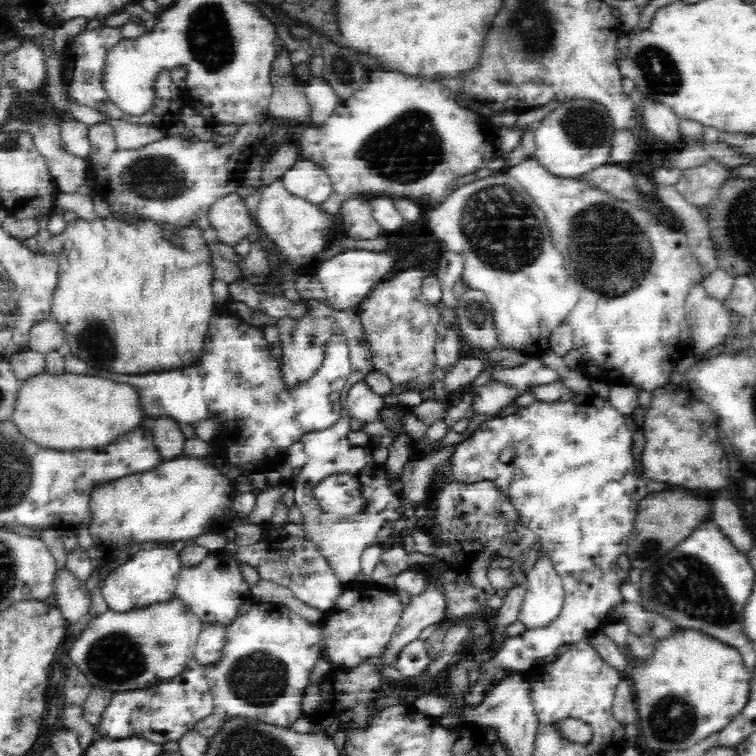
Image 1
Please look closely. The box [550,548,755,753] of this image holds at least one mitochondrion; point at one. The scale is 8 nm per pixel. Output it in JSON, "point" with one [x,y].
{"point":[717,607]}

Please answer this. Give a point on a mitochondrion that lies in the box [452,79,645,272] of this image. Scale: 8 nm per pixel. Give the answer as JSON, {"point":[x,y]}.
{"point":[583,127]}

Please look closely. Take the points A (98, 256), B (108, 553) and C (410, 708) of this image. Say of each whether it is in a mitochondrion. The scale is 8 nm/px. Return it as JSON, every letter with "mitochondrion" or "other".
{"A":"other","B":"other","C":"other"}

